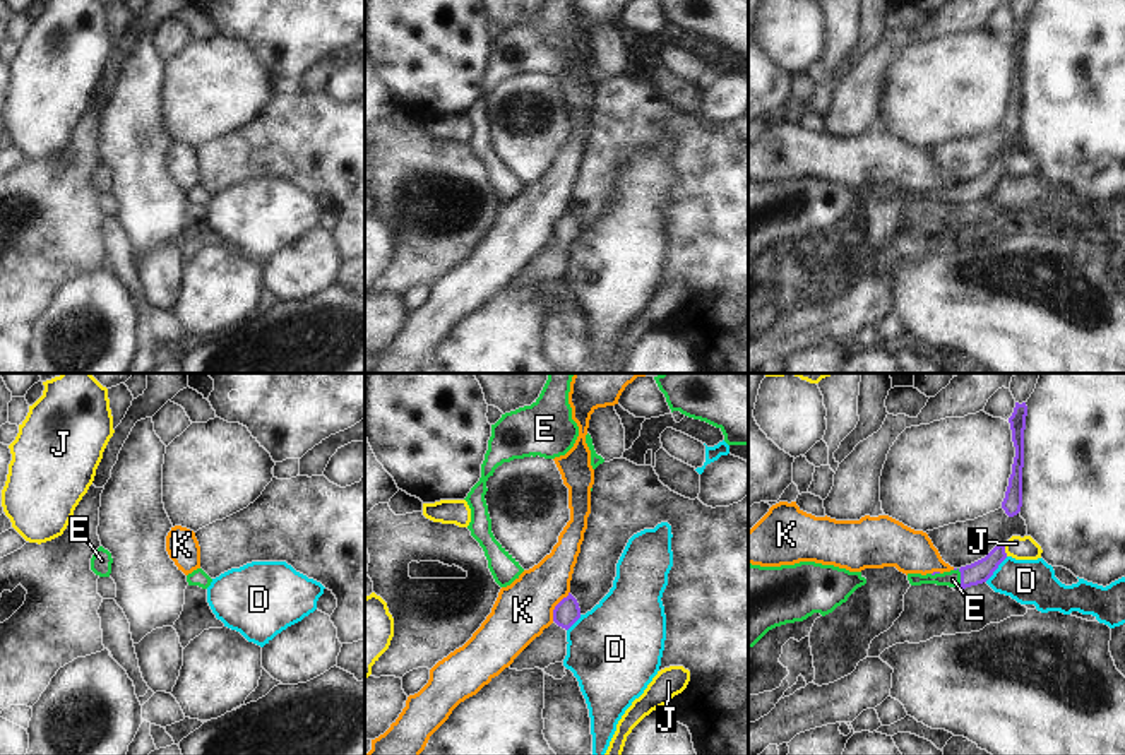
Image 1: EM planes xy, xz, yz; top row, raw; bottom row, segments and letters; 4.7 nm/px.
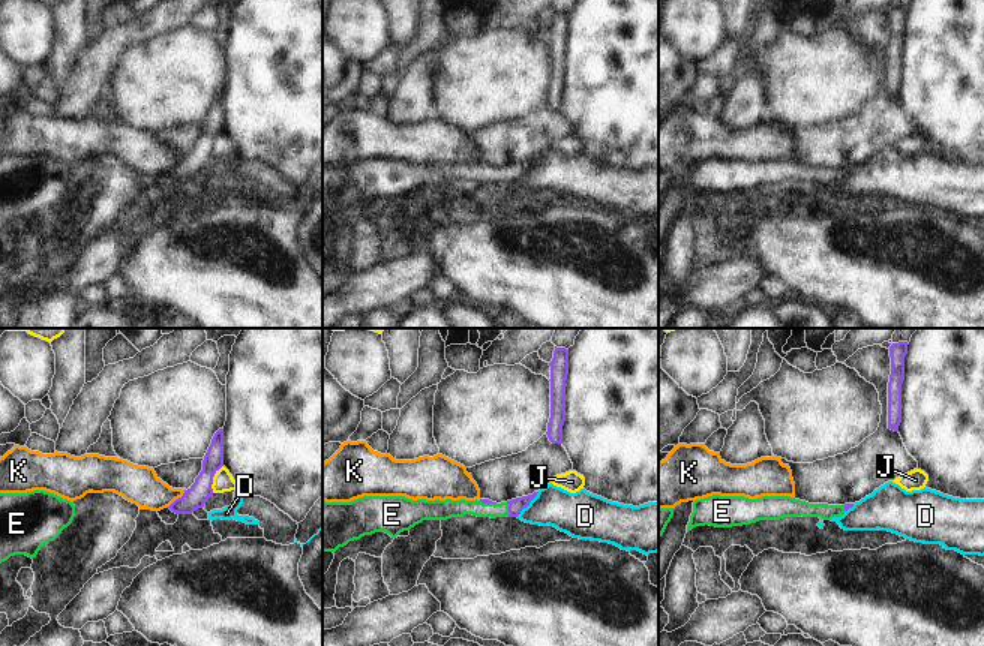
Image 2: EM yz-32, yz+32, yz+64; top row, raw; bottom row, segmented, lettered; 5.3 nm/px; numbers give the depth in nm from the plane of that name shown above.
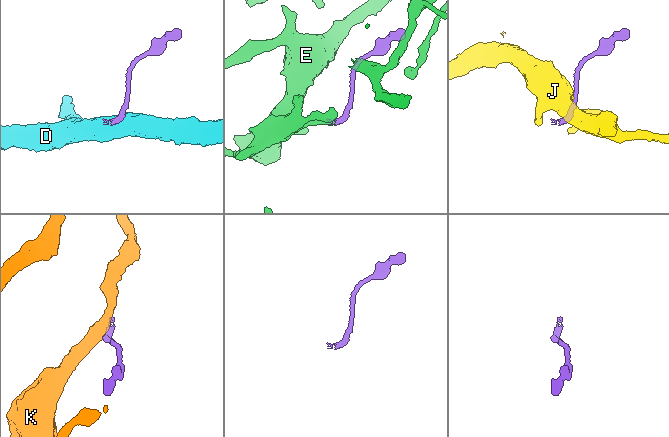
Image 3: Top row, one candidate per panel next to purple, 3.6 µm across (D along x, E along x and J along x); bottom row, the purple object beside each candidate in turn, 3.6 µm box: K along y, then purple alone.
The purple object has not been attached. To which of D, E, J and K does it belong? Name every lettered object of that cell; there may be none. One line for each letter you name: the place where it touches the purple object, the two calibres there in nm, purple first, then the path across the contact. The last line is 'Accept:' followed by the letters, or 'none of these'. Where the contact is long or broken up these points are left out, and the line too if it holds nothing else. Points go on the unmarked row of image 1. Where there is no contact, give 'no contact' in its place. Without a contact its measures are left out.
E: meets purple in yz at (961, 194); 110 nm thick on the purple side, 80 nm on the other; runs through yz (978, 189), (961, 194), (952, 196)
Accept: E

